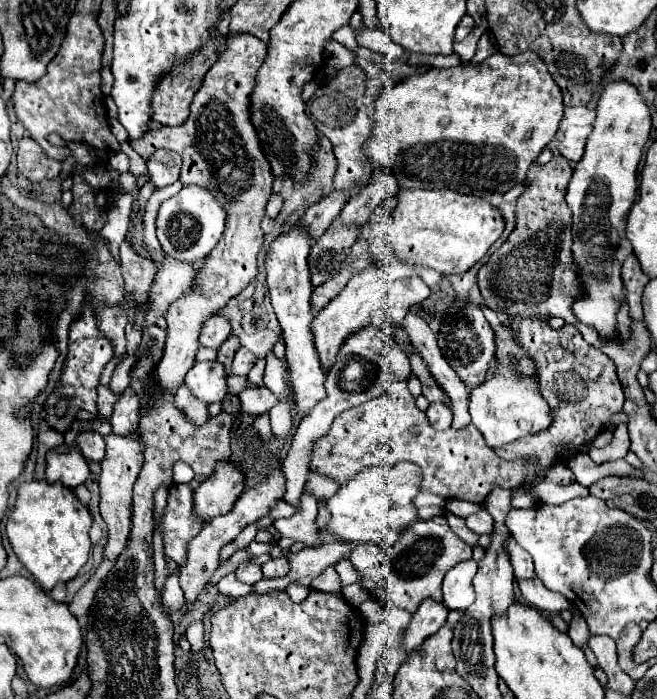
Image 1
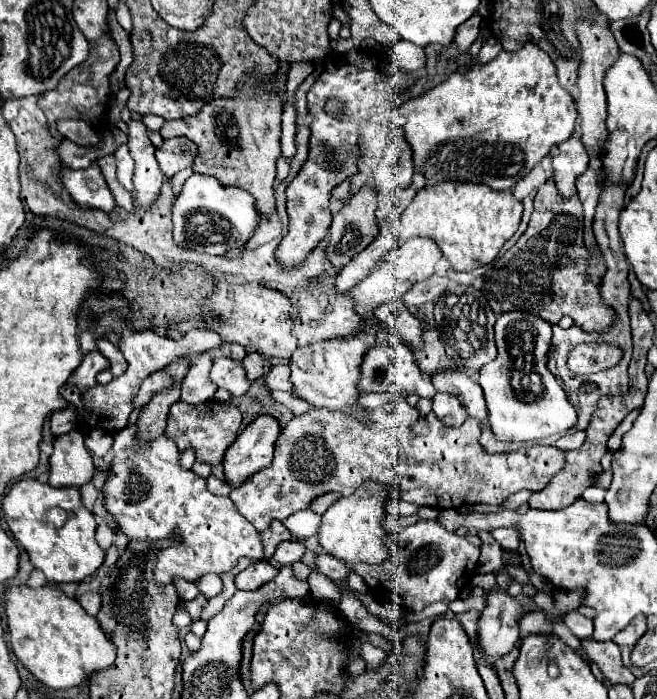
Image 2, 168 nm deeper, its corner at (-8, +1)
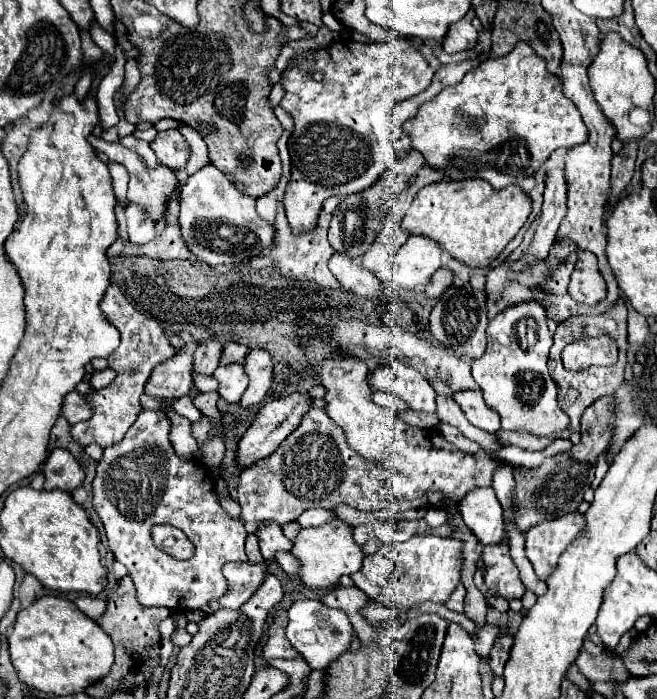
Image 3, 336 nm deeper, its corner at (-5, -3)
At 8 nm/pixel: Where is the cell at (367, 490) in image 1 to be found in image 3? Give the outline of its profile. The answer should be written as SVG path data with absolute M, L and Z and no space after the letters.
M342 519L338 521L332 521L328 525L322 525L322 527L310 527L310 529L302 529L296 539L294 539L294 547L290 551L300 567L298 567L298 573L296 577L308 587L308 589L332 589L338 579L342 575L352 575L356 573L360 567L362 567L362 551L360 551L360 545L354 543L354 537L352 537L352 525L344 523Z

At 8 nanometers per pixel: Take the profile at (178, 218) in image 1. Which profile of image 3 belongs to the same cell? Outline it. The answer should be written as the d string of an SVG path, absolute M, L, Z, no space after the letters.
M212 163L188 177L180 193L180 233L188 249L208 265L238 265L274 245L276 229L256 213L256 201L228 185Z

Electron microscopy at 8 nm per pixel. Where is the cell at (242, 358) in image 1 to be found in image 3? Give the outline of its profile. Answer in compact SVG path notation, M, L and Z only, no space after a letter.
M252 349L244 361L244 367L250 377L250 385L240 399L240 407L248 409L262 403L272 385L272 357L264 349Z

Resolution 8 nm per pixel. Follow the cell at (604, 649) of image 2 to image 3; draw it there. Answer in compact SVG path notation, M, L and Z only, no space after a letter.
M598 649L594 653L580 653L576 659L576 665L580 669L580 673L588 679L588 681L612 681L612 683L622 683L628 673L624 673L624 667L620 665L620 659L616 657L616 661L606 663L604 661L604 649Z

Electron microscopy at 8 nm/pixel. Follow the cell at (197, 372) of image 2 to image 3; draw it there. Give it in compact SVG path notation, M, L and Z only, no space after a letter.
M216 339L198 343L196 351L194 351L194 373L204 373L204 375L212 375L218 367L220 355L222 355L222 343Z

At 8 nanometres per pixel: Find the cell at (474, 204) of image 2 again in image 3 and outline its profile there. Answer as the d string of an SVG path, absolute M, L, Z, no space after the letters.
M484 179L440 181L418 191L401 226L412 235L426 235L442 245L454 259L468 267L488 267L514 239L532 213L532 199L518 187L508 185L496 191Z

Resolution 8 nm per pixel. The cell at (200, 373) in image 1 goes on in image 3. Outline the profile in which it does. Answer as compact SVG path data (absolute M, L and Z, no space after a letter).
M232 363L232 365L220 365L214 371L214 377L220 383L220 395L228 401L228 403L238 403L242 393L248 387L248 375L244 371L244 365L240 363Z

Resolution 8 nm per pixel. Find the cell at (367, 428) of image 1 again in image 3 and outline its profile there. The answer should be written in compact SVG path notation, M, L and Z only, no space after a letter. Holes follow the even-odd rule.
M310 409L298 429L286 437L286 441L268 457L256 461L250 465L242 475L238 483L238 503L242 507L240 519L248 533L254 533L254 529L260 525L260 521L276 521L280 525L296 521L306 509L310 507L322 507L322 509L336 509L338 505L350 505L360 511L378 511L378 509L390 509L390 511L408 511L408 509L420 509L420 507L448 507L450 503L458 503L464 493L472 487L490 487L492 485L492 473L496 463L488 457L474 457L458 451L446 451L440 447L434 447L430 443L430 433L424 429L410 427L400 421L400 439L396 439L396 469L386 469L384 465L372 465L370 461L364 461L356 451L352 451L346 443L344 431L326 415L324 409ZM284 483L304 483L304 491L290 493Z

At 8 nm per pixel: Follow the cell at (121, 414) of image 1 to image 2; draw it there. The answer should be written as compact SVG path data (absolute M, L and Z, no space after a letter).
M157 371L153 375L149 375L141 387L139 387L139 393L135 395L135 401L133 401L133 407L135 409L141 409L159 389L165 389L171 385L171 377L165 373L165 371Z

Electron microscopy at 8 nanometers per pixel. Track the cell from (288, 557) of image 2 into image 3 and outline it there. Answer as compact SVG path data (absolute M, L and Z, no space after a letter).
M276 521L260 523L260 527L256 529L256 535L258 535L258 541L260 541L258 545L260 545L264 559L274 561L276 551L290 551L292 549L292 541L284 537L282 527Z

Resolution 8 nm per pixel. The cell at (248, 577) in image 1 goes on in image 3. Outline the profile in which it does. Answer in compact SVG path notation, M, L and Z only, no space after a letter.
M248 561L224 565L224 577L228 579L228 591L224 597L220 597L218 605L222 609L240 609L252 593L260 587L260 583L266 577L266 565L252 565Z

